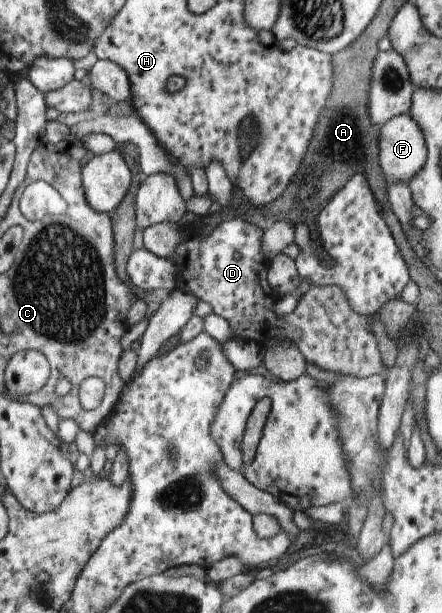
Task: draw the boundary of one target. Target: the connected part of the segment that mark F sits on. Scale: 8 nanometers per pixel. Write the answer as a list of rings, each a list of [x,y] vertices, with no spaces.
[[[407,112],[390,118],[380,126],[378,136],[378,166],[388,183],[405,183],[417,174],[426,159],[425,141],[421,129]]]

